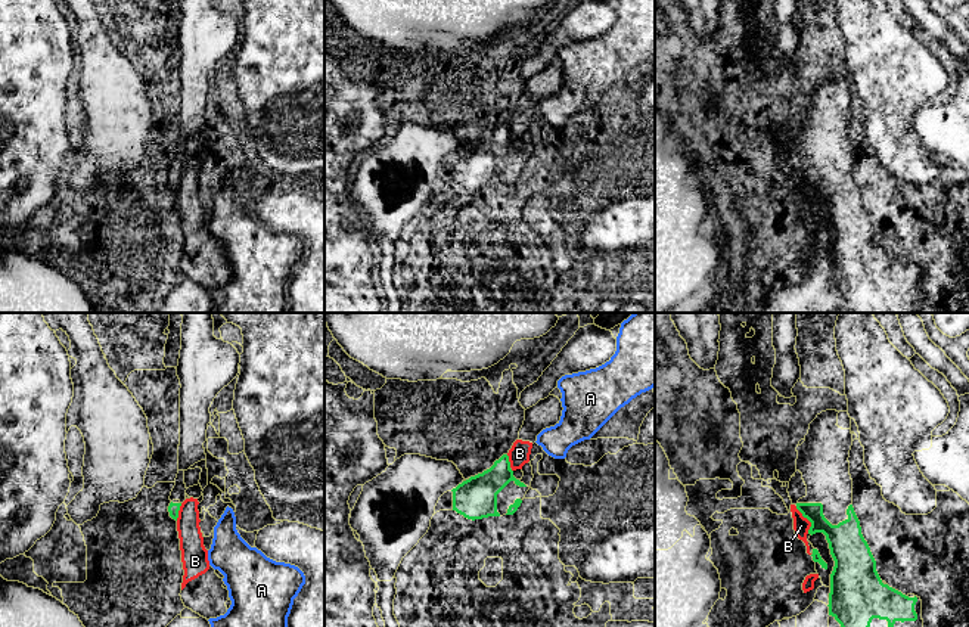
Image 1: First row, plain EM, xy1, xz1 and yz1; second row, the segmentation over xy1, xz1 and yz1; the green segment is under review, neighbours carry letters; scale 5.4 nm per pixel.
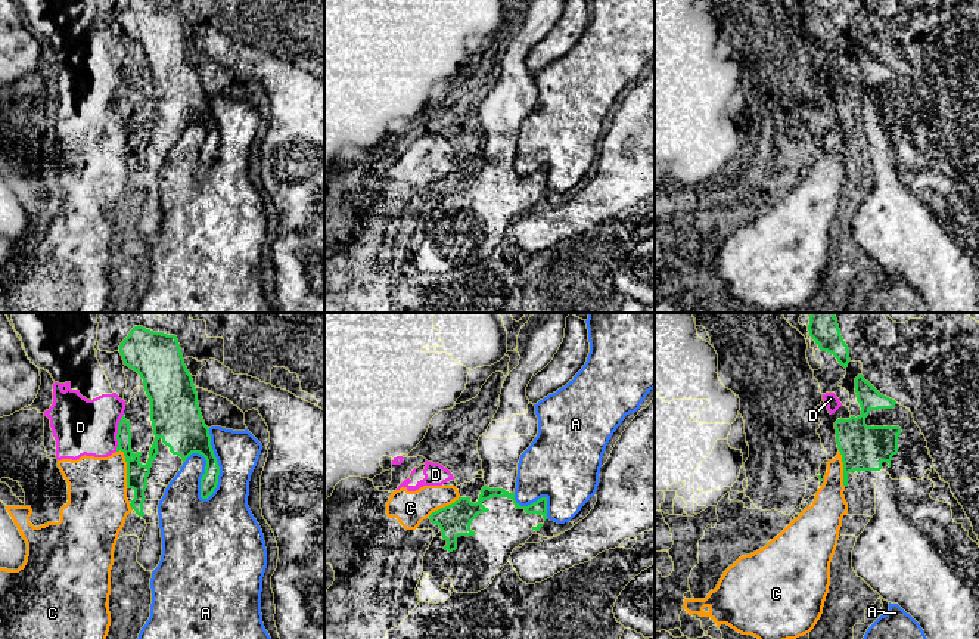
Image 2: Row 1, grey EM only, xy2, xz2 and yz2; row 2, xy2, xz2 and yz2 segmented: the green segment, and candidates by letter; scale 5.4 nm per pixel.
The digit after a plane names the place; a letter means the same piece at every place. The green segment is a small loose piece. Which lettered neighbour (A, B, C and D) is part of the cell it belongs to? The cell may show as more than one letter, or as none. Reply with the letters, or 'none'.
none

